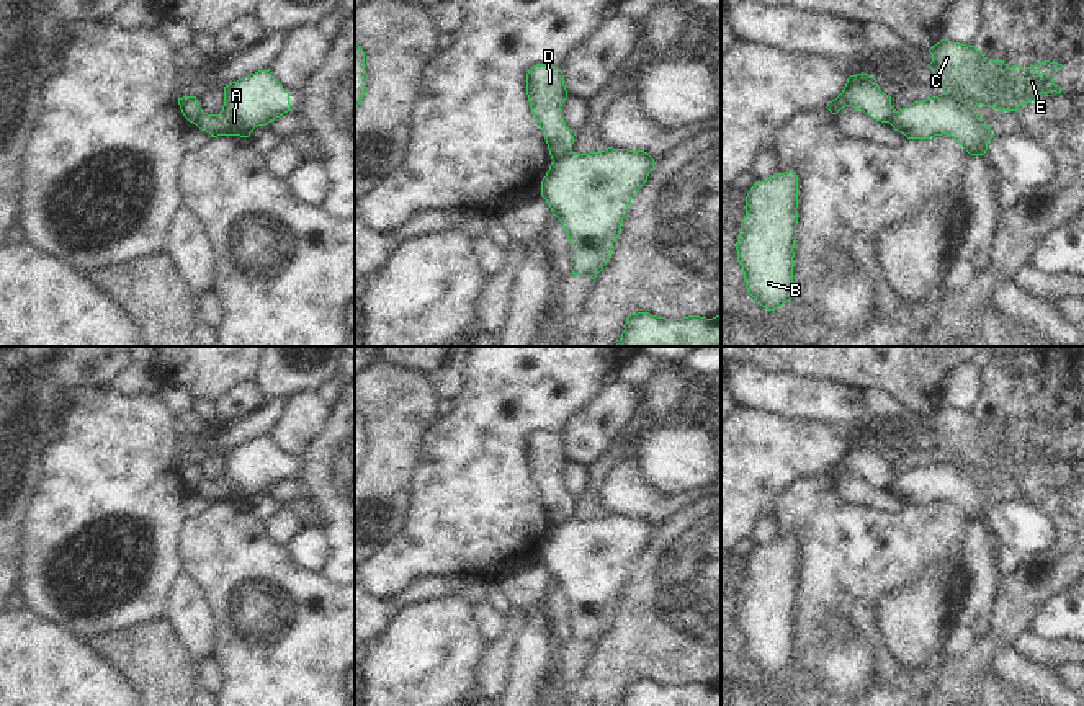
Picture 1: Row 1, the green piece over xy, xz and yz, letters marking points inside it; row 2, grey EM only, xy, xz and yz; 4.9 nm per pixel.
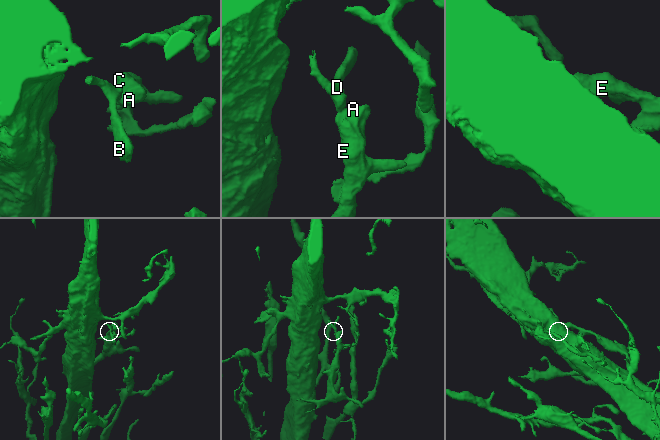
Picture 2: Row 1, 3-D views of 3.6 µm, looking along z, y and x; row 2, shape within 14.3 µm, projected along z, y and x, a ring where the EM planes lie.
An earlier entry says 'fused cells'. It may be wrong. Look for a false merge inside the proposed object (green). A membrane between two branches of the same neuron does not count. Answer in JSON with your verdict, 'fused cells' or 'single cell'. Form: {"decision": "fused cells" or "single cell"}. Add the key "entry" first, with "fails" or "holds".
{"entry": "holds", "decision": "fused cells"}

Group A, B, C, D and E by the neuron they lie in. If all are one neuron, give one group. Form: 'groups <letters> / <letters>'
groups A C E / B D

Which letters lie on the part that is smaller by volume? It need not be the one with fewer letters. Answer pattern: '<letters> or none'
B, D

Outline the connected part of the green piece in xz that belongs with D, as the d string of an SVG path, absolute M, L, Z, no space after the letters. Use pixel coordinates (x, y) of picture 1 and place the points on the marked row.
M536 64L526 74L526 95L531 114L540 123L553 160L562 159L574 144L576 132L562 118L562 103L567 98L561 69Z

